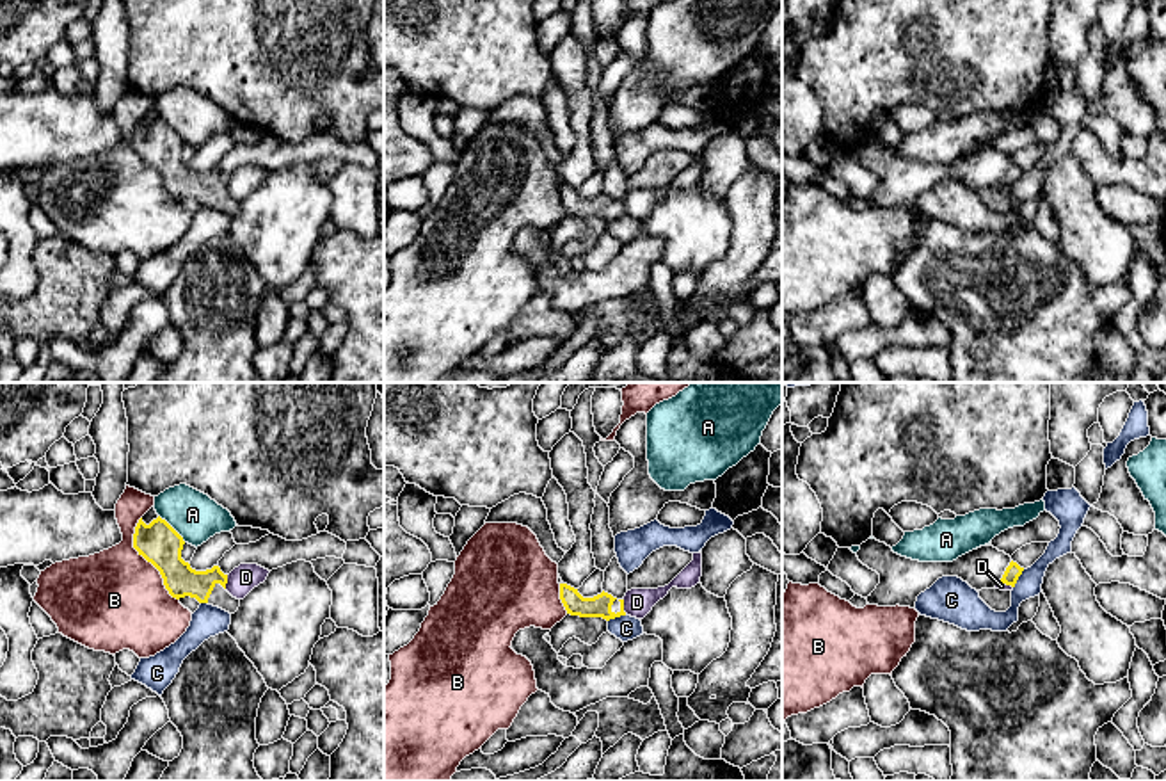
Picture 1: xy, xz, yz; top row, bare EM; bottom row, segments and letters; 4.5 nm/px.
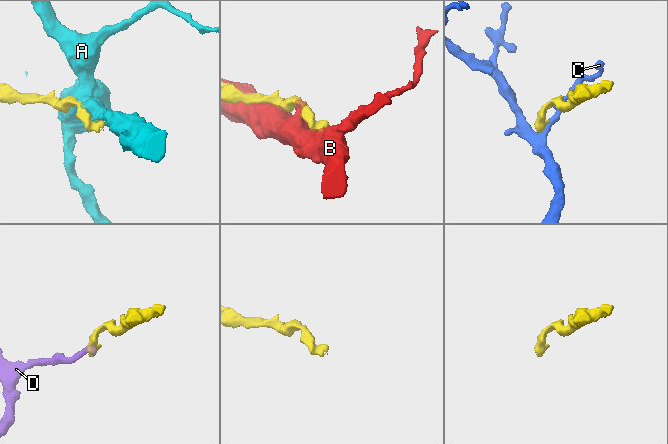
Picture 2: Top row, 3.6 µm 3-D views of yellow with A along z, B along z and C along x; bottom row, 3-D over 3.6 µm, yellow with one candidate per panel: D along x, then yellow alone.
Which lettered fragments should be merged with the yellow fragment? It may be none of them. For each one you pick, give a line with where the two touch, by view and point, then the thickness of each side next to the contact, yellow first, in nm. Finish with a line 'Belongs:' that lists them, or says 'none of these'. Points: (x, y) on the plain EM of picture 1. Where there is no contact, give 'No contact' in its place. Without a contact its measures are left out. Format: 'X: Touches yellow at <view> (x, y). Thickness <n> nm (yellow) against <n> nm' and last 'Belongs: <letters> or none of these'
Belongs: none of these

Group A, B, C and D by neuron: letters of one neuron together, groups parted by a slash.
A / B / C / D

